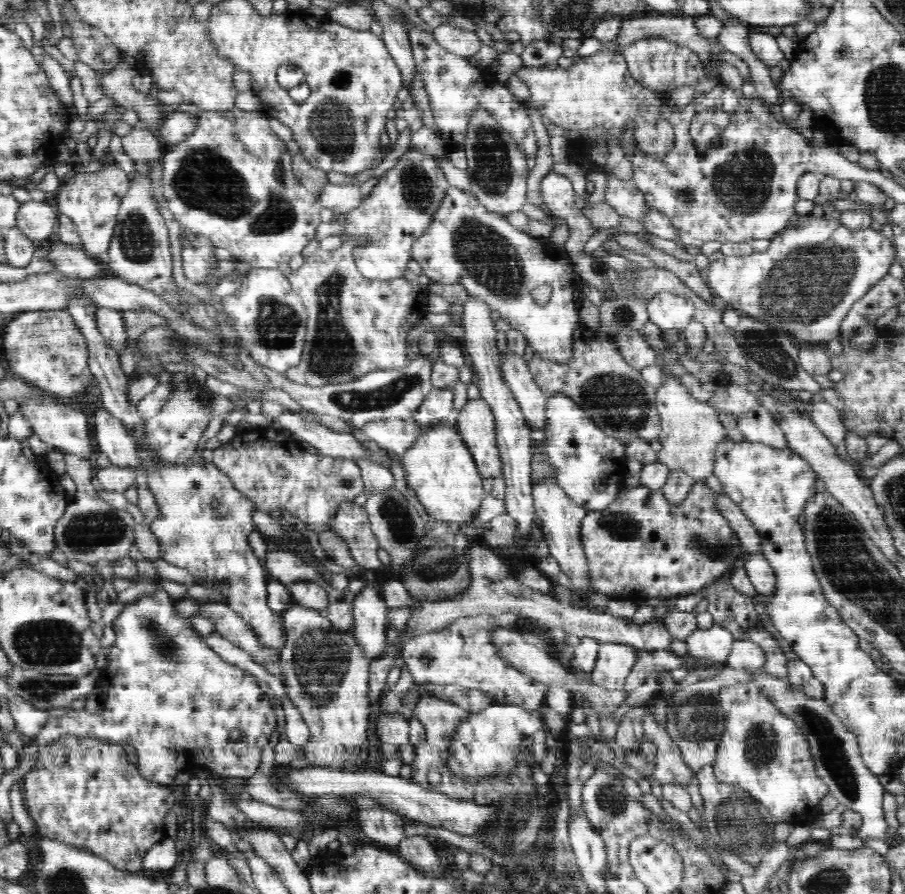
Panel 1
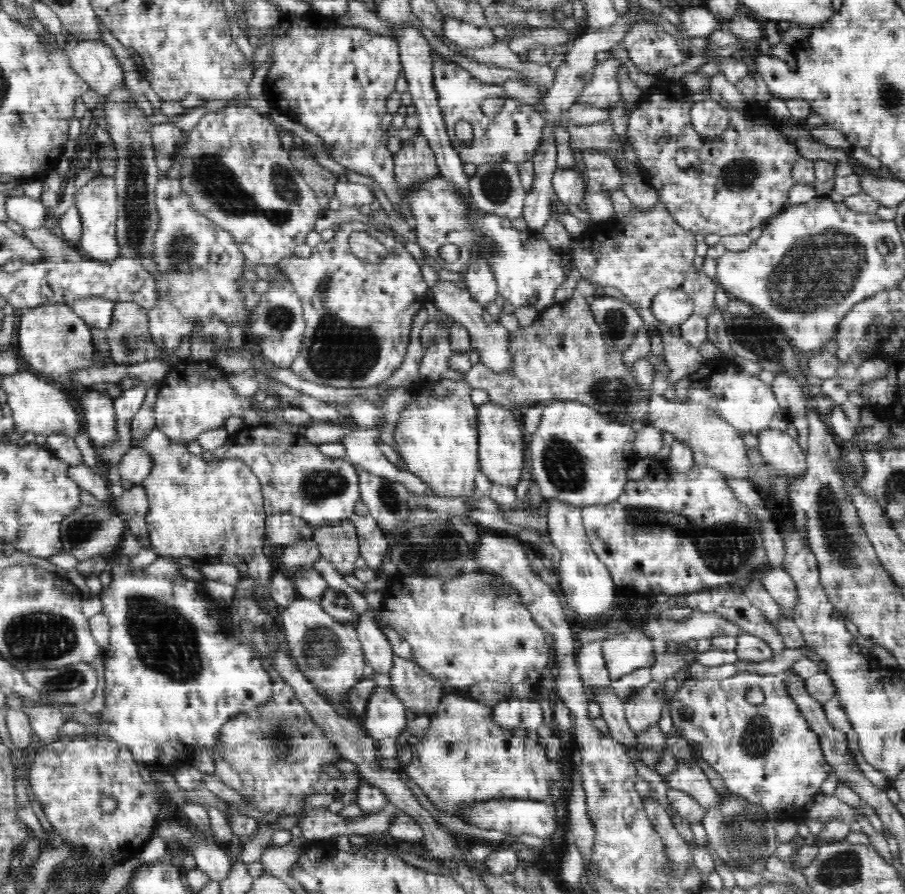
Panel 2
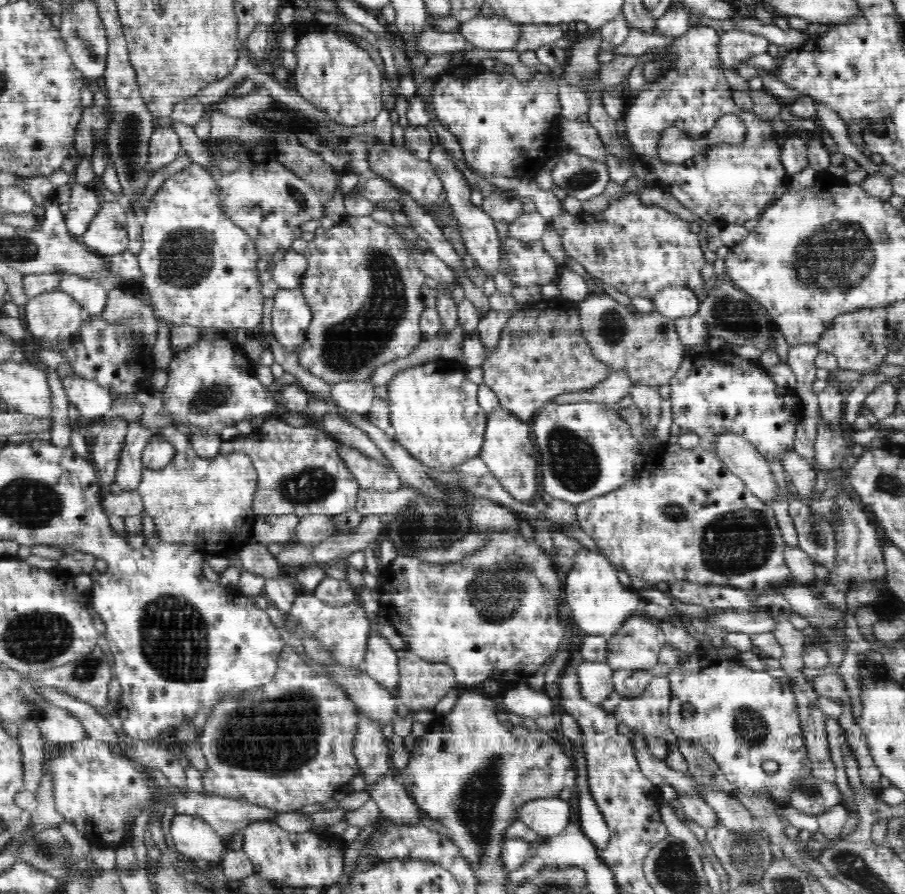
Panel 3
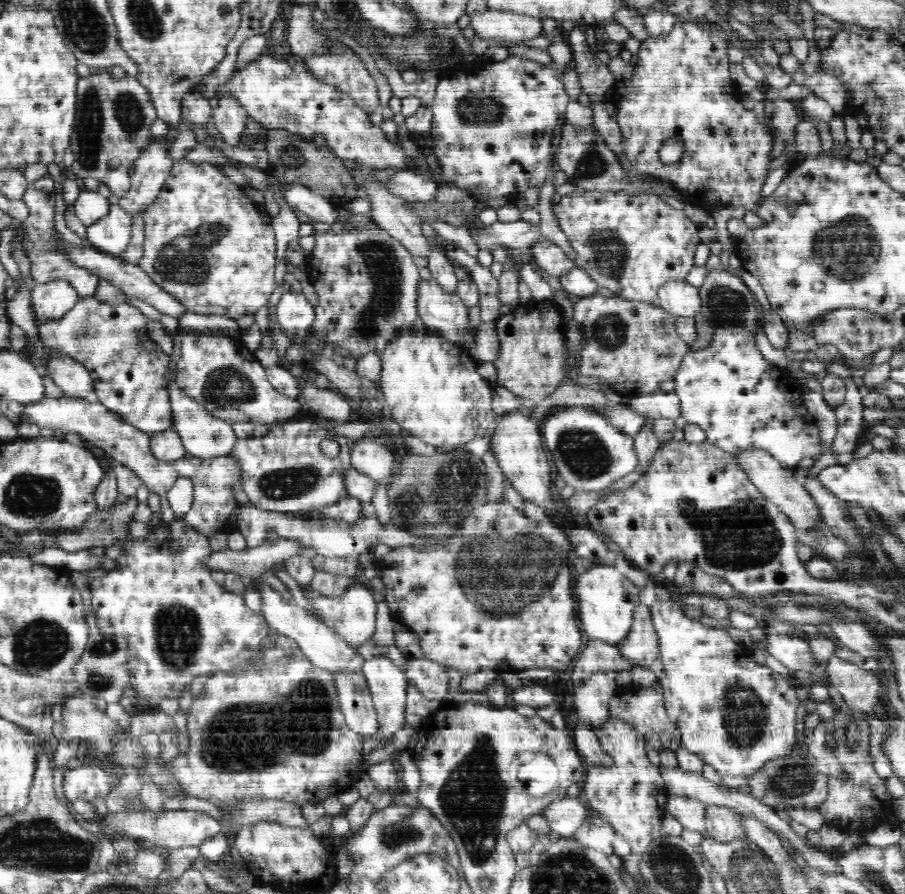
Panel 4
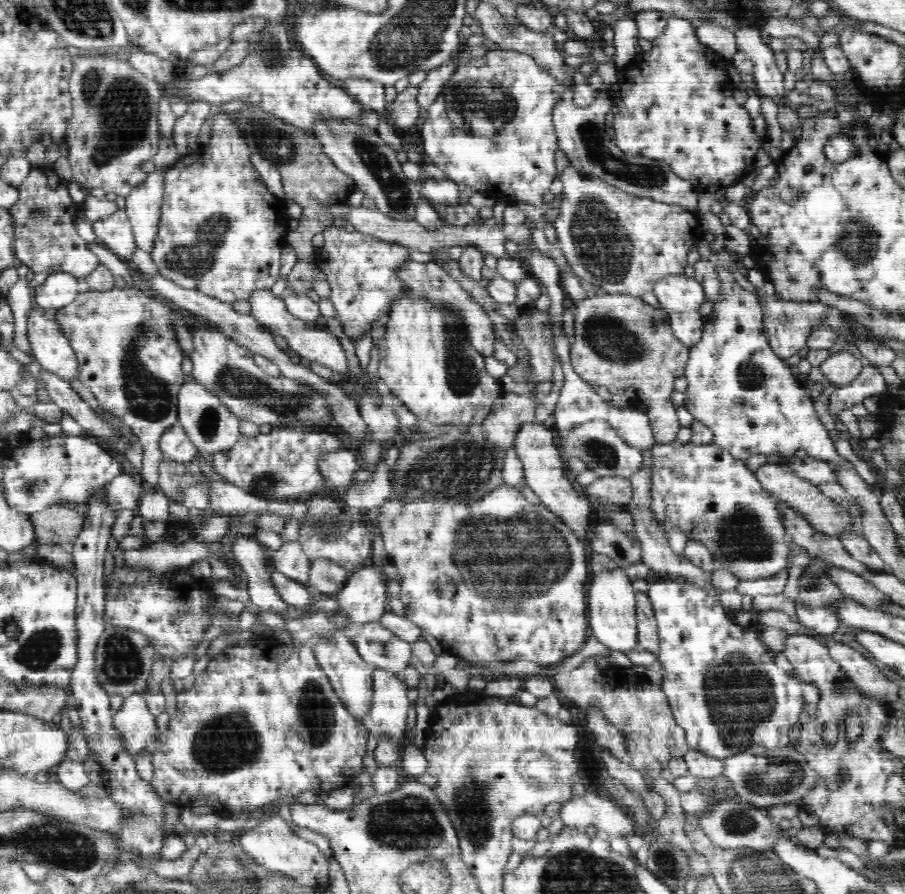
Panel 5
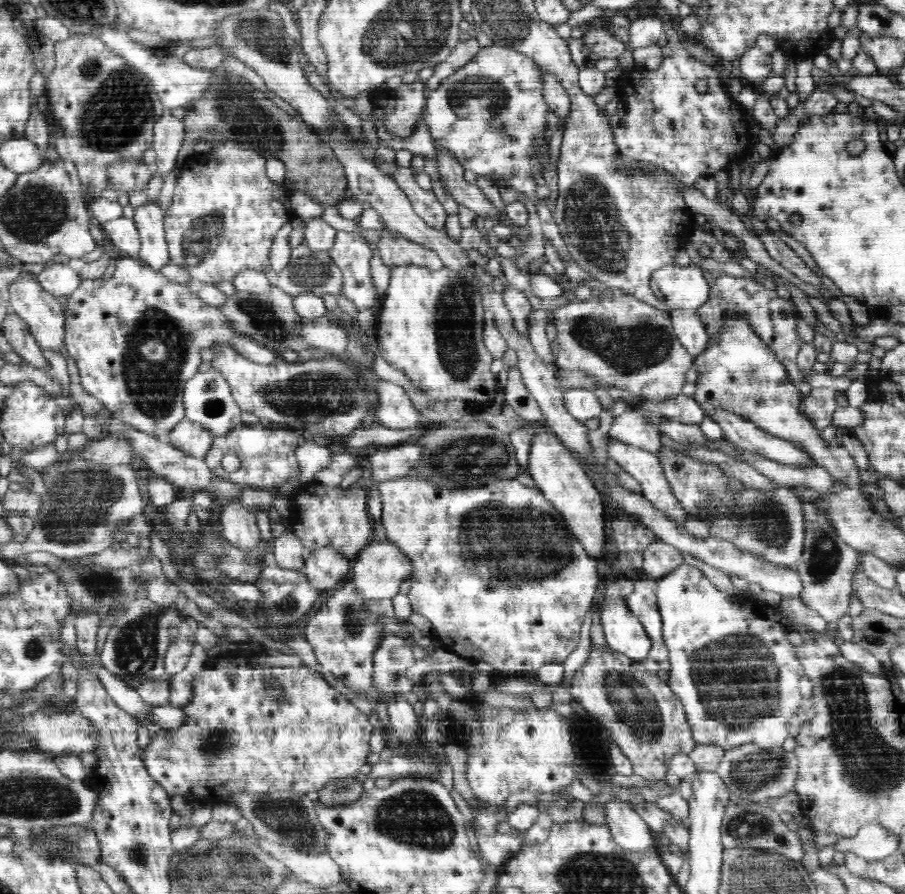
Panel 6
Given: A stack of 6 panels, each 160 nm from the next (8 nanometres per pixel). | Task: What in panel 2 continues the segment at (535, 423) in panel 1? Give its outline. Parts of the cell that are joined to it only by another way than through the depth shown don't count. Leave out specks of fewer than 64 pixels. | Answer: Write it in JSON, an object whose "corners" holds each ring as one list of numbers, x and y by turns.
{"corners":[[440,278,434,288,435,307,445,318,450,318,452,322,457,322,468,331,471,348,477,350,479,362,484,363,492,372,506,372,510,368,511,356,510,347,507,346,509,332,500,322,494,321,492,315,481,307,481,304,471,299,467,289,460,289,456,282,442,281]]}

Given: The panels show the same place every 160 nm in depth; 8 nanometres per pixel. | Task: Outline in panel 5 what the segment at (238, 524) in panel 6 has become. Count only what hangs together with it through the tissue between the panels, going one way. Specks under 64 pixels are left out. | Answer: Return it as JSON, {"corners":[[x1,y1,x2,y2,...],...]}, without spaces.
{"corners":[[254,535,250,538,240,538,232,546,234,556,231,557,231,562,235,567,243,569,246,574,250,601,258,606,260,611,272,612,283,618,289,605,282,600,274,584,270,582,271,576,266,570,262,547,264,546,256,541]]}

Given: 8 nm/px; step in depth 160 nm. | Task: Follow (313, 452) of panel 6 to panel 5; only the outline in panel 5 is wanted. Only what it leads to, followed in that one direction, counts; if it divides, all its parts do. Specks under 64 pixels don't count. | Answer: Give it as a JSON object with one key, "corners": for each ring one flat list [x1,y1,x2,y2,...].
{"corners":[[342,448,336,452,328,452,324,456,320,454,318,467,332,488,340,492,348,486,358,483,354,479,354,474,363,468,363,465,359,461,357,451]]}

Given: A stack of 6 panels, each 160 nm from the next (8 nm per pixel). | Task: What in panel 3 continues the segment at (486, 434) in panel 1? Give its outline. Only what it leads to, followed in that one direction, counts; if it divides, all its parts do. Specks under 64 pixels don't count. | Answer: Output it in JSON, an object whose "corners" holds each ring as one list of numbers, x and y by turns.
{"corners":[[498,407,488,414,489,419,485,428,485,439,479,452,479,457,486,463,494,478,516,500,530,501,538,488,538,460,534,444,530,442,530,426,524,424,517,416,508,410]]}

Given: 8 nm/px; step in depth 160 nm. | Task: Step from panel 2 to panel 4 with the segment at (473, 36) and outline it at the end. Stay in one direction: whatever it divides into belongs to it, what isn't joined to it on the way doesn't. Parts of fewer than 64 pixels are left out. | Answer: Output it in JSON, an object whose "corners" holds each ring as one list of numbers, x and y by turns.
{"corners":[[486,9,470,15,470,24,478,40,503,40,519,44,540,36,540,18,524,16,506,10]]}

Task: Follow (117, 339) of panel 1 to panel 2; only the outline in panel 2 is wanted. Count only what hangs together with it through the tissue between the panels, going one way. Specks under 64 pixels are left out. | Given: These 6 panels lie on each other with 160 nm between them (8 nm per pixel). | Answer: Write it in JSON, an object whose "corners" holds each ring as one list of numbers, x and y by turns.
{"corners":[[84,296,80,300,74,300,72,308,78,316,81,316,90,327,96,327,102,331,108,330,112,322,115,302,106,300,102,296]]}

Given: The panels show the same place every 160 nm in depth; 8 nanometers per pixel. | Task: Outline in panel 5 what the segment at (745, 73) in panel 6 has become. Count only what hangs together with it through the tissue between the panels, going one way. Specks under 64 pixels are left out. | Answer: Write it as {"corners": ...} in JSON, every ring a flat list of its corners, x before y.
{"corners":[[739,28,735,32,738,48,747,54,753,62,754,80,757,84,756,93,769,96,780,105,784,101,787,90,784,89,783,74,774,60,774,52,762,41,760,30,756,28]]}

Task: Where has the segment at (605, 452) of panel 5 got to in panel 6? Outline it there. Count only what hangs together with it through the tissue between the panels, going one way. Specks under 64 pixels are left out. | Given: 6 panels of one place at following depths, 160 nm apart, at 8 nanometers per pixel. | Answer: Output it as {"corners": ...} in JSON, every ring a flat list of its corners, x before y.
{"corners":[[609,434,606,435,606,450,607,458,614,460,622,470,629,472,641,484,642,493,660,512,663,512,676,524,685,524,688,516,685,509,681,507,681,501,674,496,669,481,666,480,665,471,662,468,661,461,658,460,657,453,620,442,620,440,610,437]]}

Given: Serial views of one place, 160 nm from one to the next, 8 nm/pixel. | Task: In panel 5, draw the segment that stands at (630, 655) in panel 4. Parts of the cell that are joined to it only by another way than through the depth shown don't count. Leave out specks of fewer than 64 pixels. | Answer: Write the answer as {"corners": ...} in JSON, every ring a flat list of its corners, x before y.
{"corners":[[635,592,637,605,638,646,636,651,659,653,660,638,652,602,648,594]]}

